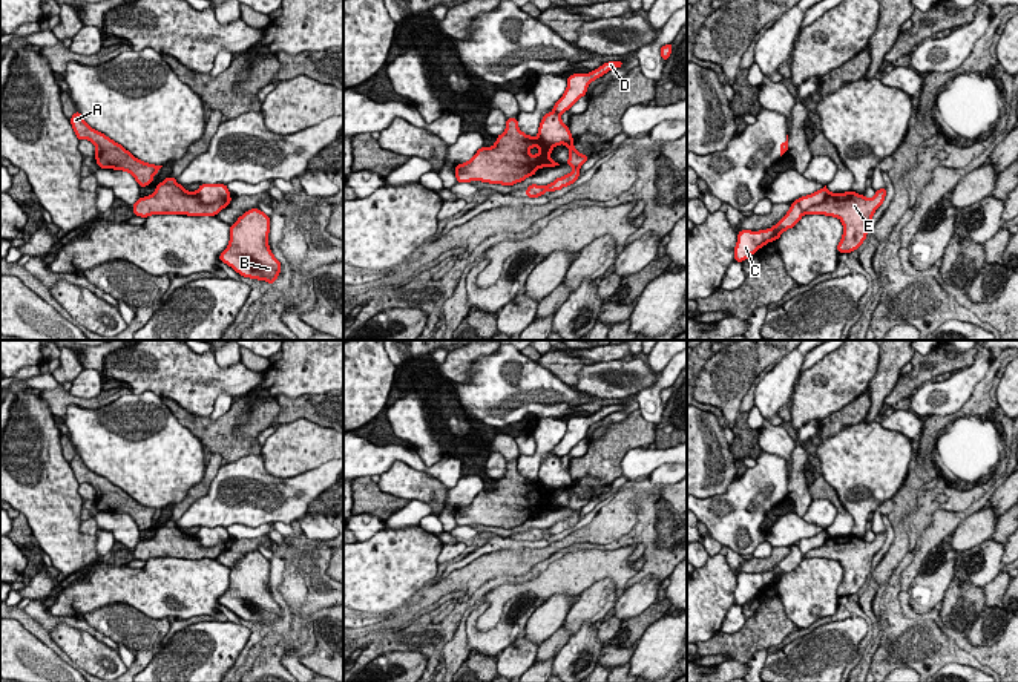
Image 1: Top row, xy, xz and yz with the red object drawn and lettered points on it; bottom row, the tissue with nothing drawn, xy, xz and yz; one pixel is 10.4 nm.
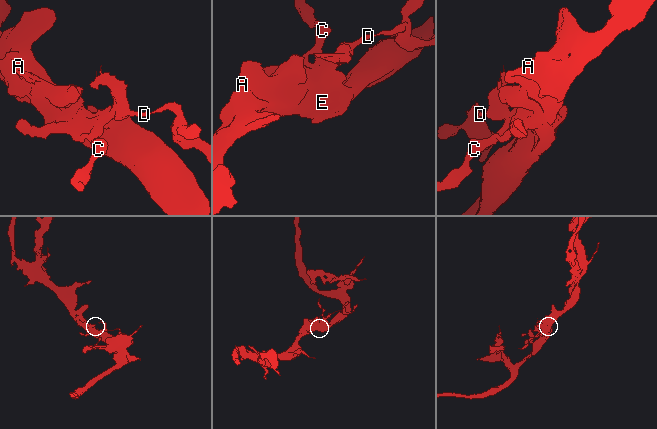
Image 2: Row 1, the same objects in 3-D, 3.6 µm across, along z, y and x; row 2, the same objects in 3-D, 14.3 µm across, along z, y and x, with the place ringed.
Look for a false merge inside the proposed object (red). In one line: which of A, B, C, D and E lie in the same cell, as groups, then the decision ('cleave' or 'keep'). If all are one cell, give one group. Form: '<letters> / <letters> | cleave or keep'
A B E / C D | cleave

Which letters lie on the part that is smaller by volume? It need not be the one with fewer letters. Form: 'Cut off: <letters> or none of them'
Cut off: C, D

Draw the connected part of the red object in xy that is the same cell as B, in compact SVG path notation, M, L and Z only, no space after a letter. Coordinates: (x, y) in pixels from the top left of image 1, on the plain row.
M250 552L230 569L228 590L219 598L242 621L267 624L271 628L282 613L268 590L270 559Z

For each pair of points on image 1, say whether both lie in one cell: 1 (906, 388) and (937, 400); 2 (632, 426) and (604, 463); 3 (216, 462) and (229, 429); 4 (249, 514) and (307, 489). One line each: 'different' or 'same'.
1: different
2: same
3: different
4: same

